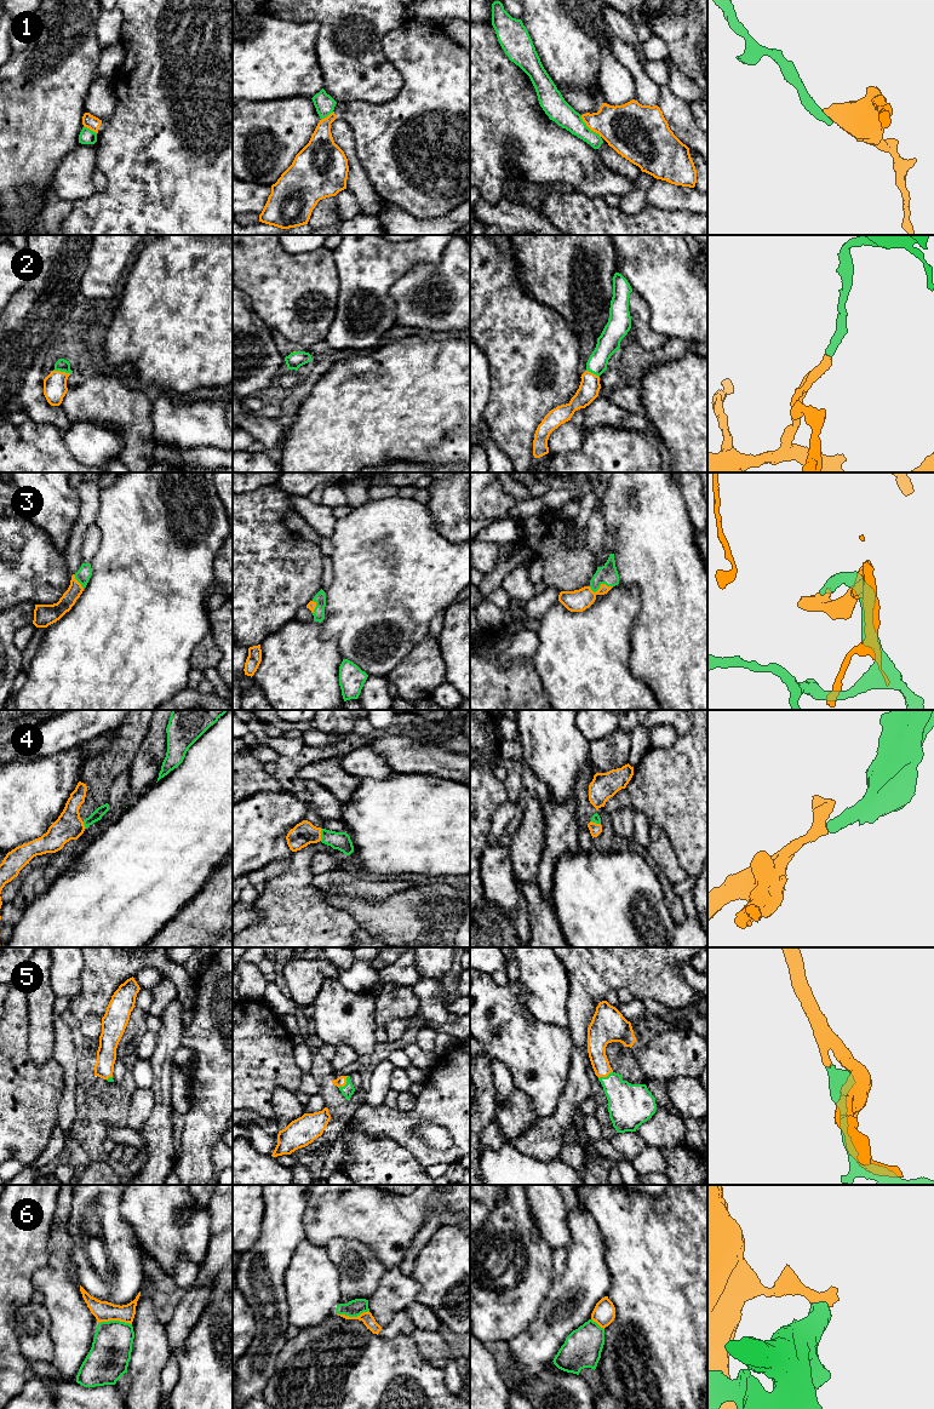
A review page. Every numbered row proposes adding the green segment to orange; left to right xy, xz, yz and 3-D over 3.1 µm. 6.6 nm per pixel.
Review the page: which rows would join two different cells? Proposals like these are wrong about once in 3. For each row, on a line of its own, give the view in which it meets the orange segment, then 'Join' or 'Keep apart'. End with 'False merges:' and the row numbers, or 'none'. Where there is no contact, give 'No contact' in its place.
1: Touches orange in yz. Keep apart
2: Touches orange in xy. Join
3: Touches orange in yz. Join
4: Touches orange in xz. Join
5: Touches orange in xz. Join
6: Touches orange in xy. Keep apart
False merges: 1, 6

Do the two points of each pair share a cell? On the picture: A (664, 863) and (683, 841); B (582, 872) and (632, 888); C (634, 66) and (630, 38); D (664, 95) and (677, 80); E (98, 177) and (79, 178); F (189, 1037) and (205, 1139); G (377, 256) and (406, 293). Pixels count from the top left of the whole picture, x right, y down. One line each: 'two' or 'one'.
A: two
B: one
C: two
D: two
E: two
F: one
G: two

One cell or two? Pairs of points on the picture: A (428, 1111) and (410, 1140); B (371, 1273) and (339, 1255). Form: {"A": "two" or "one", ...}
{"A": "one", "B": "one"}

